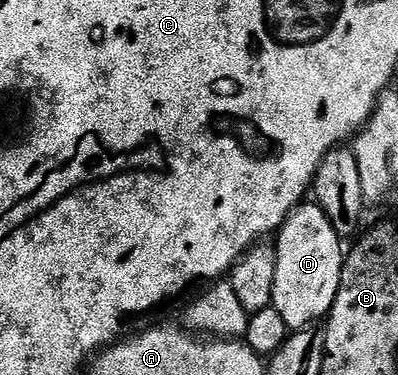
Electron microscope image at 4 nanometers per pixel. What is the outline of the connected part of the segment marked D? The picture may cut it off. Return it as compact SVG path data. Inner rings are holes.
M300 203L278 230L271 304L285 319L288 330L298 331L322 322L330 313L341 283L345 245L329 223L325 211L314 203ZM343 245L344 249L343 249ZM319 321L319 322L315 322Z

